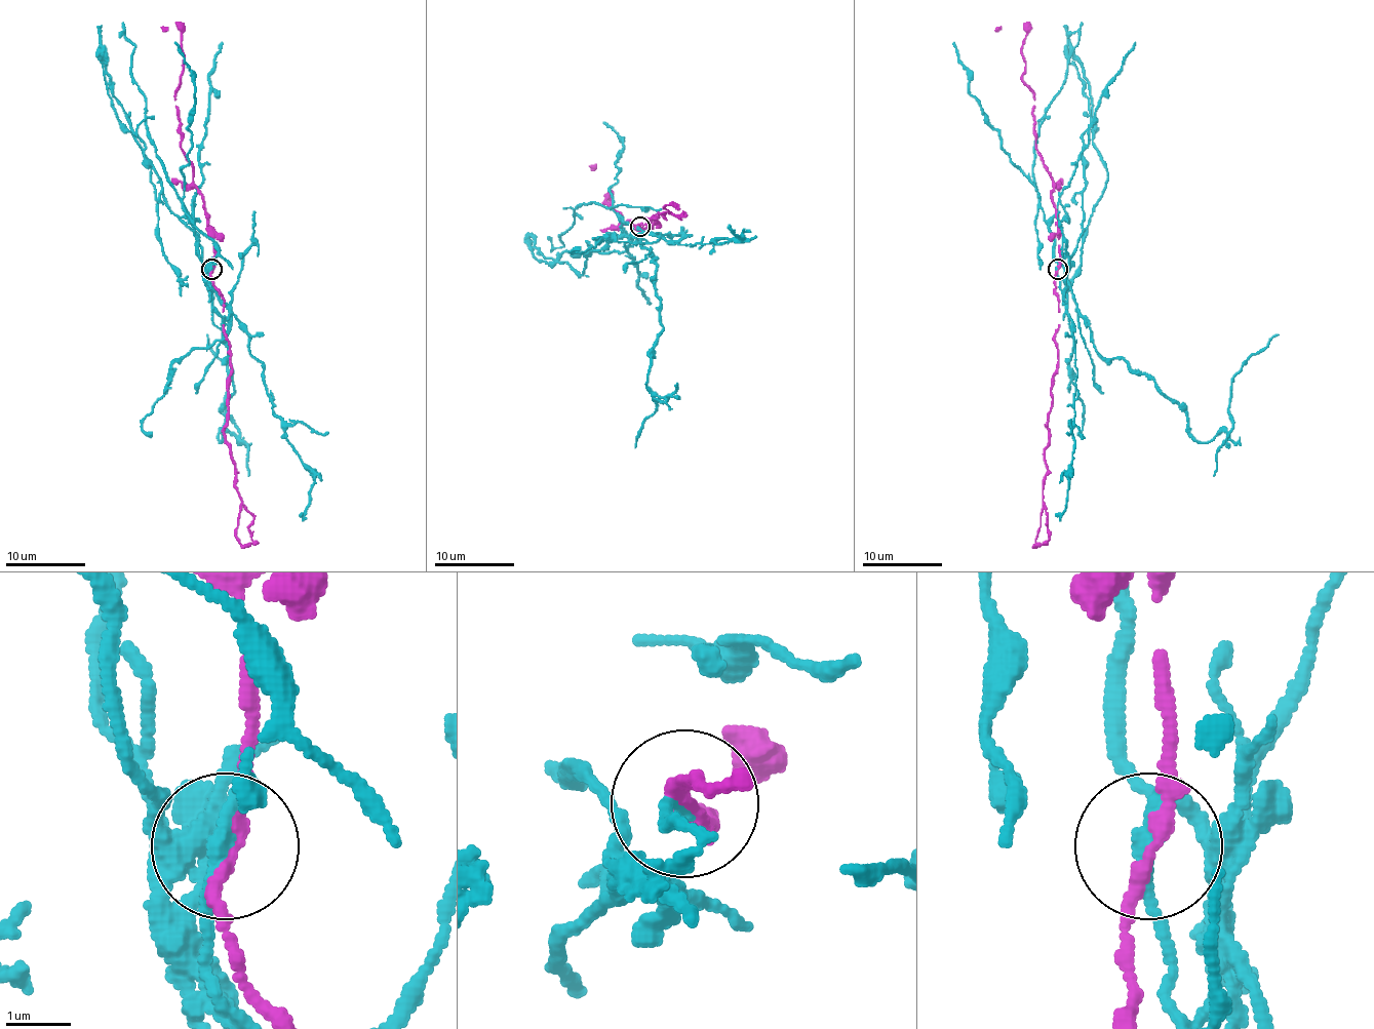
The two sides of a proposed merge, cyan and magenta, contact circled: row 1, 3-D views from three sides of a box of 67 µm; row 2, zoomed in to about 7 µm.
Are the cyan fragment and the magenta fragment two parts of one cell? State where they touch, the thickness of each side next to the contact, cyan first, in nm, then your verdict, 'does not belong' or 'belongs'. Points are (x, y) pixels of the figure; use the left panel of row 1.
place (211, 269); calibres 320 and 190 nm; does not belong

